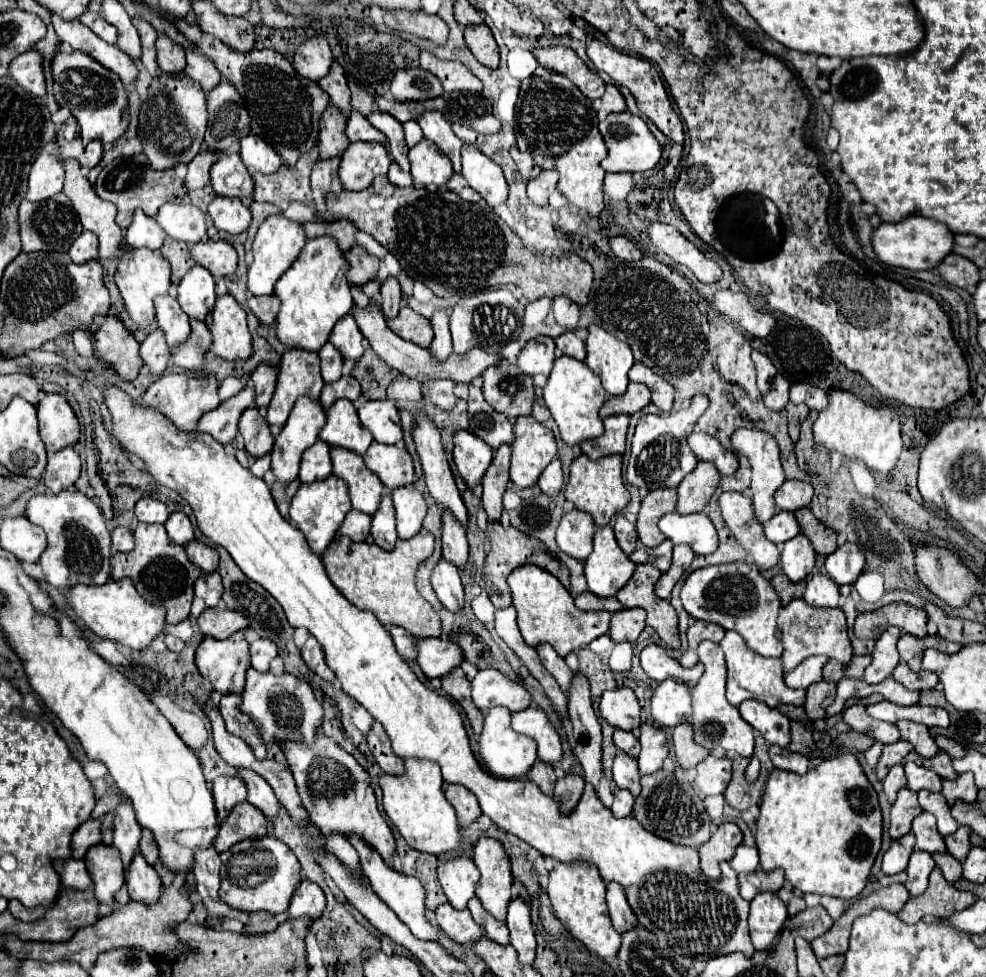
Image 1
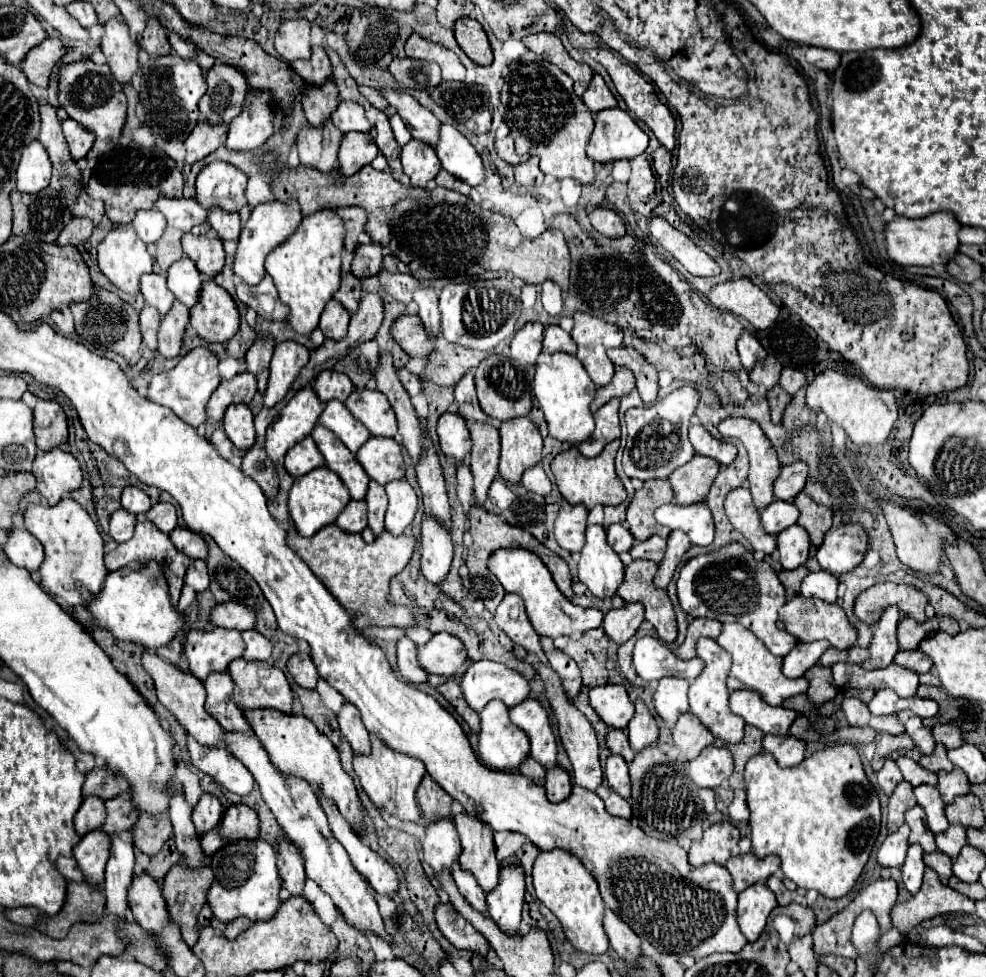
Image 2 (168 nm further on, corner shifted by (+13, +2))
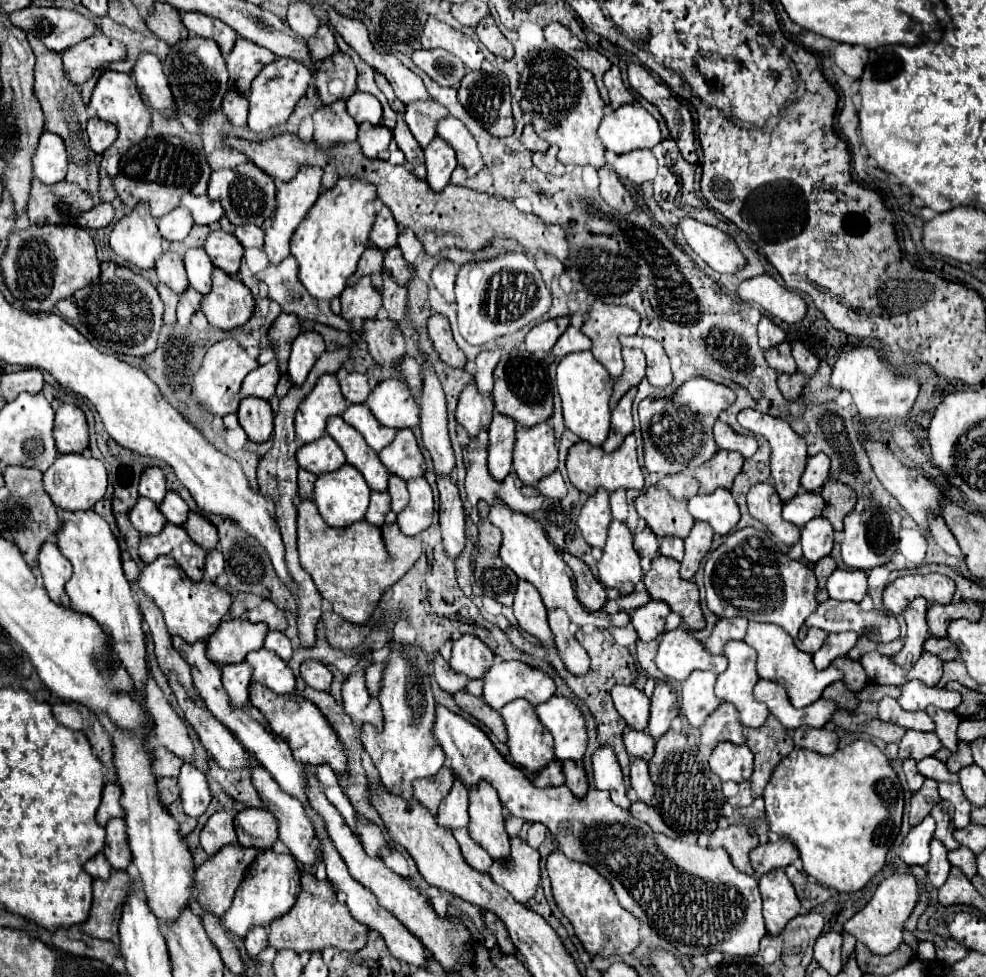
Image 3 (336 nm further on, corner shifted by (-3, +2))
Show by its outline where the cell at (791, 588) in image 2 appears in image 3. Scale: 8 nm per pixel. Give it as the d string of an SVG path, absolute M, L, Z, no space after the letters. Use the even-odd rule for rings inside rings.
M824 557L820 559L816 565L814 565L814 575L816 575L816 581L818 581L818 593L816 593L816 599L822 603L828 599L828 593L826 593L826 579L830 577L830 573L836 569L836 563L832 557Z

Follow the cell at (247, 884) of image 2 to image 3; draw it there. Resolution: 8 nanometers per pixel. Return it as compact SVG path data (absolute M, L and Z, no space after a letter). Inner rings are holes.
M272 849L258 853L244 877L244 885L240 885L236 889L234 901L232 901L230 909L226 911L226 915L222 917L224 927L238 937L244 937L248 933L248 929L254 927L244 937L244 945L250 955L258 955L262 949L268 947L268 941L266 941L268 929L266 927L276 917L282 917L284 913L288 913L288 909L292 909L298 893L300 893L300 879L298 879L298 867L296 867L294 857L286 855L286 853L276 853ZM256 925L262 925L262 927L256 927Z

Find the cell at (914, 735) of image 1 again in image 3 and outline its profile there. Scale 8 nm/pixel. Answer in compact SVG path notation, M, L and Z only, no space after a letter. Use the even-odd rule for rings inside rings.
M928 707L926 713L932 717L932 721L936 723L936 735L938 739L942 741L942 745L946 749L950 749L952 753L956 753L956 745L958 745L958 739L956 739L956 727L960 723L960 719L956 717L956 713L952 711L940 711L936 707Z

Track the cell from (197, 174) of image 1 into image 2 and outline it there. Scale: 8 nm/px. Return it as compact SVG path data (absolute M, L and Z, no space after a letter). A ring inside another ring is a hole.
M198 123L196 129L188 135L186 143L186 163L196 163L210 155L214 149L224 145L228 135L226 125L210 125L210 123Z

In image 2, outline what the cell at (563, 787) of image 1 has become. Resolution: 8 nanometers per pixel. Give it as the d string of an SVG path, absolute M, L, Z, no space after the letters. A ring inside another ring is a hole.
M560 765L552 767L546 771L546 795L550 801L564 801L570 791L572 791L572 781L566 769L562 769Z

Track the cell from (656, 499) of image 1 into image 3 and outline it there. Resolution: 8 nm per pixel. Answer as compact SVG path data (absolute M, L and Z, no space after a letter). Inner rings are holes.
M680 473L680 475L670 475L670 477L662 477L656 485L652 485L646 493L638 495L634 501L634 507L638 511L638 515L648 523L648 527L658 535L658 537L666 537L666 535L676 535L680 539L686 539L694 519L692 515L686 511L686 501L690 497L694 497L698 493L698 481L690 475L690 473Z

